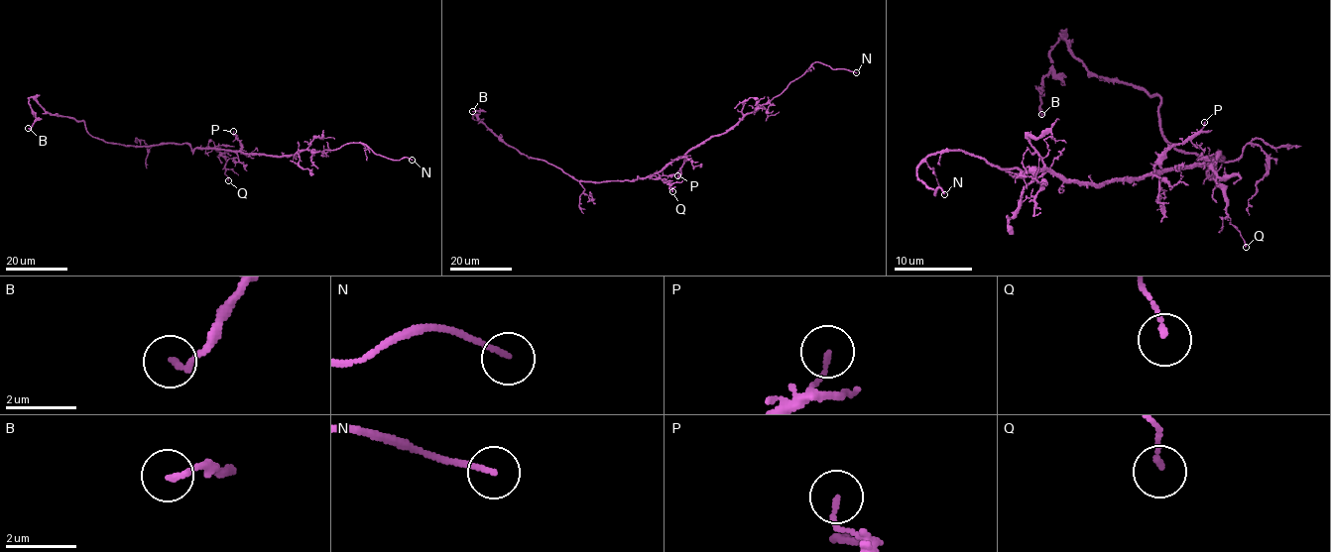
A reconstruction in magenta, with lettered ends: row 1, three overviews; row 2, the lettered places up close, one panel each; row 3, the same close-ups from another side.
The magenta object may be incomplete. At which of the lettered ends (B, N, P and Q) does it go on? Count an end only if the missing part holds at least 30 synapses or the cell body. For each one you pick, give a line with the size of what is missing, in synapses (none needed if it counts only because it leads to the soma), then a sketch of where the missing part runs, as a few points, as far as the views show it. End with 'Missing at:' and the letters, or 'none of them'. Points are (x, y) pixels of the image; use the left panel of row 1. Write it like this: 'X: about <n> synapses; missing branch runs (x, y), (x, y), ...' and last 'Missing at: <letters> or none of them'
Missing at: N

